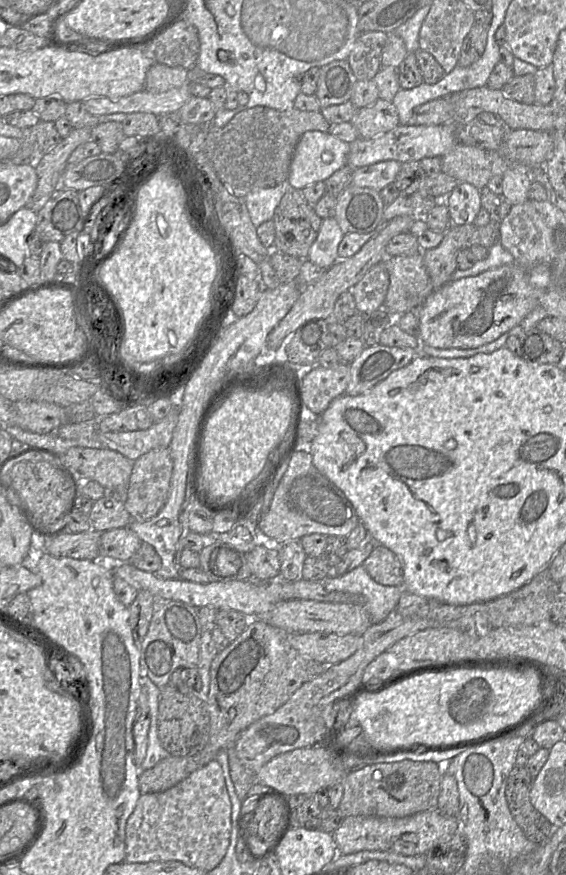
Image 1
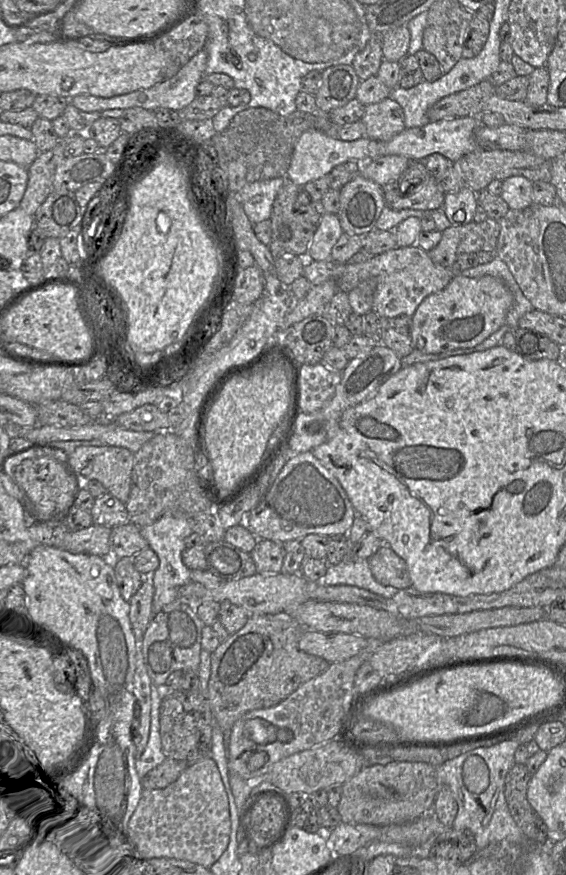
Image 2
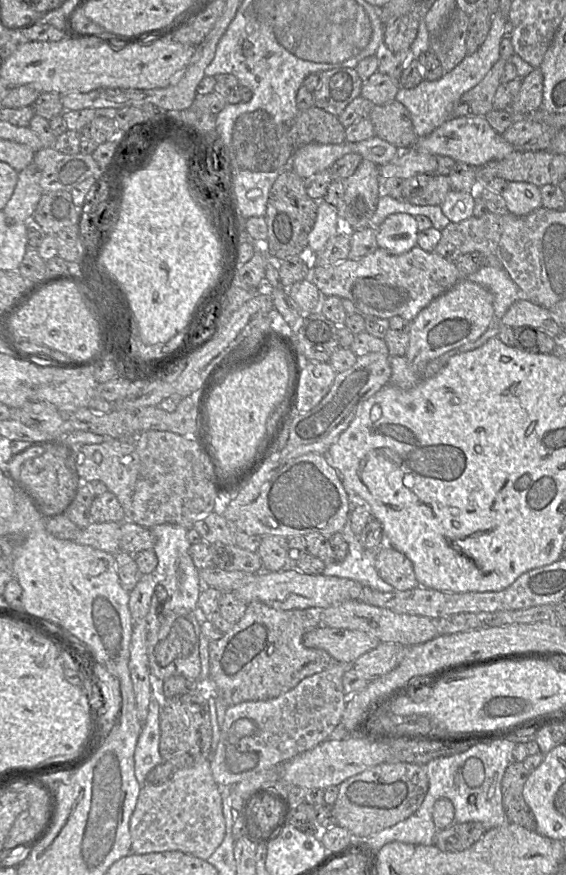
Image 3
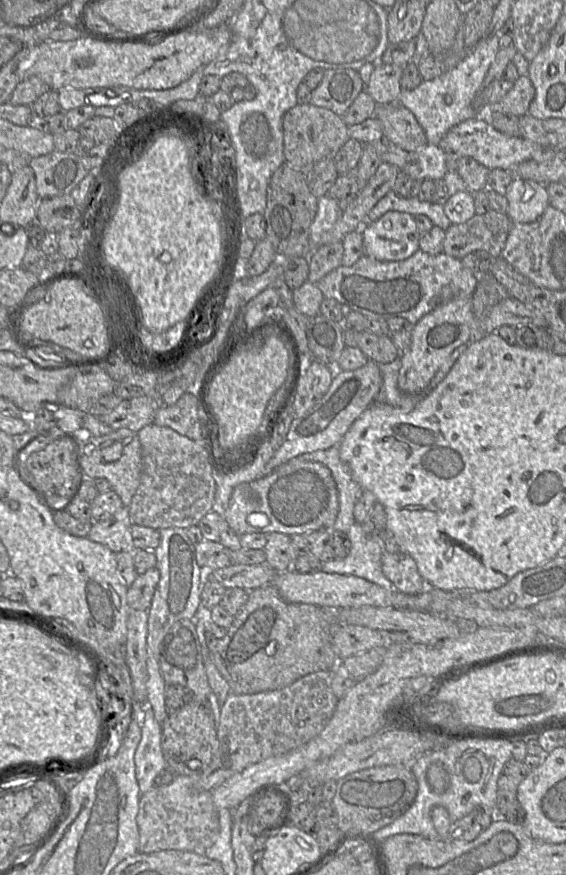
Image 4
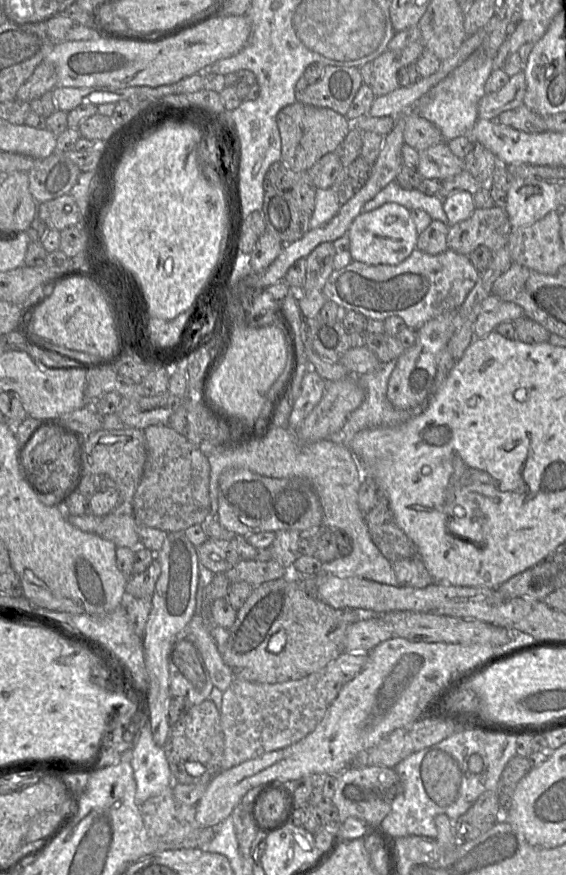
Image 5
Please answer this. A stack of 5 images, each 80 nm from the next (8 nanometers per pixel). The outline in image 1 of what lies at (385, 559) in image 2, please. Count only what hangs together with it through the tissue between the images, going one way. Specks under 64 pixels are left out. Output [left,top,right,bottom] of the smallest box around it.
[362,545,404,586]

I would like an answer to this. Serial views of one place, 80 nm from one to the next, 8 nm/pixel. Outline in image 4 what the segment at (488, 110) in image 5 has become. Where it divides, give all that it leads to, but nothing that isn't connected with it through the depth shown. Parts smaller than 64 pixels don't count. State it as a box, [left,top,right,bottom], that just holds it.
[487,76,535,117]

